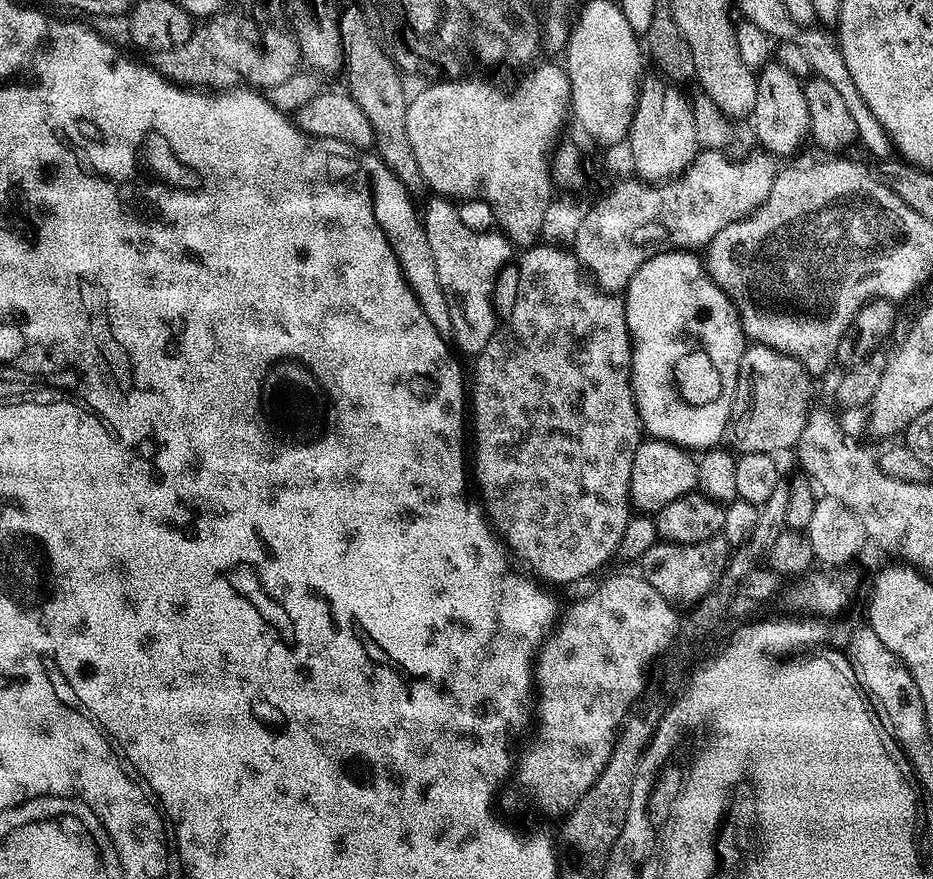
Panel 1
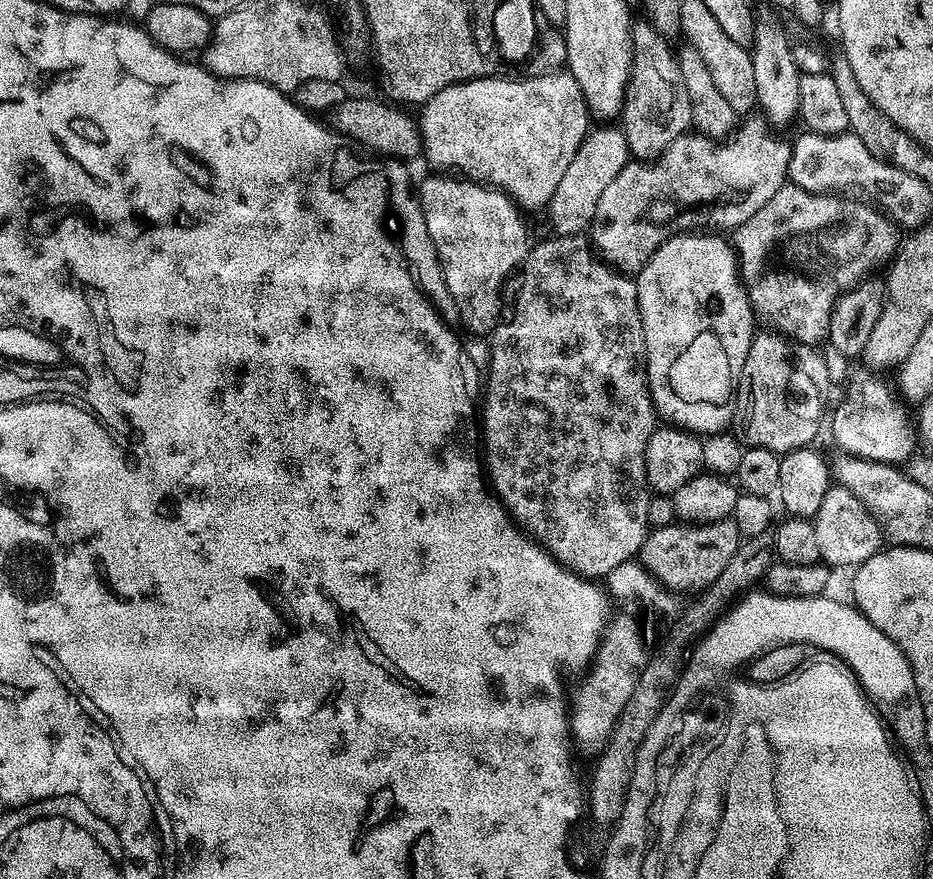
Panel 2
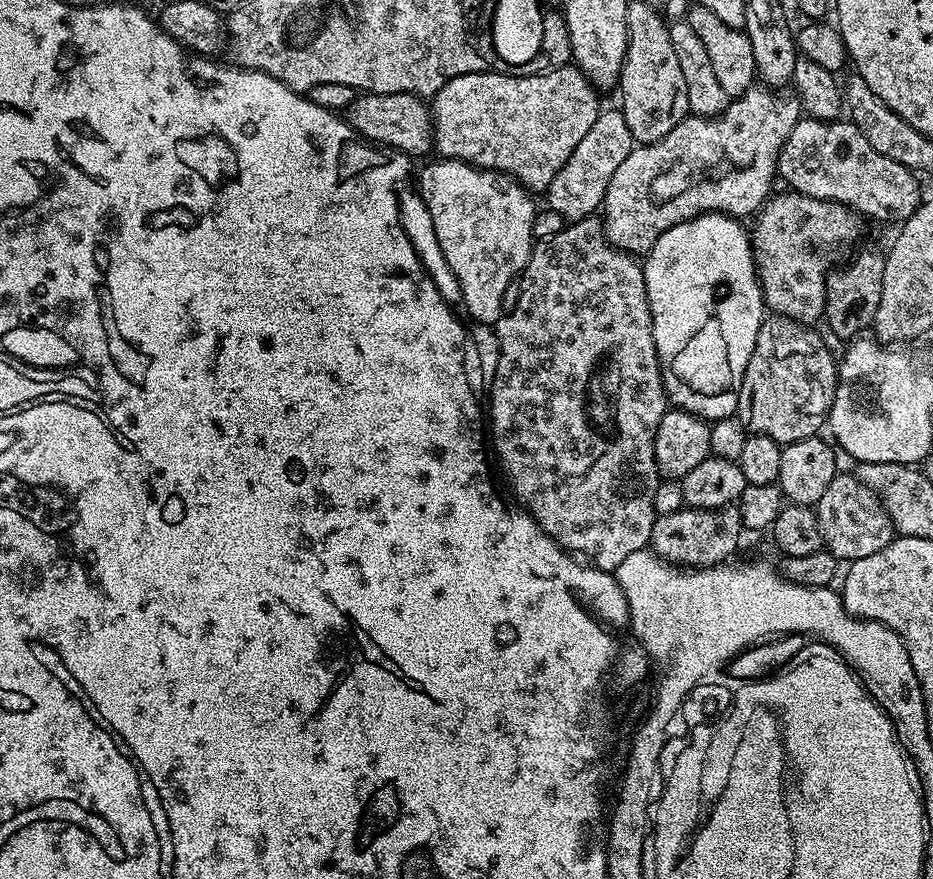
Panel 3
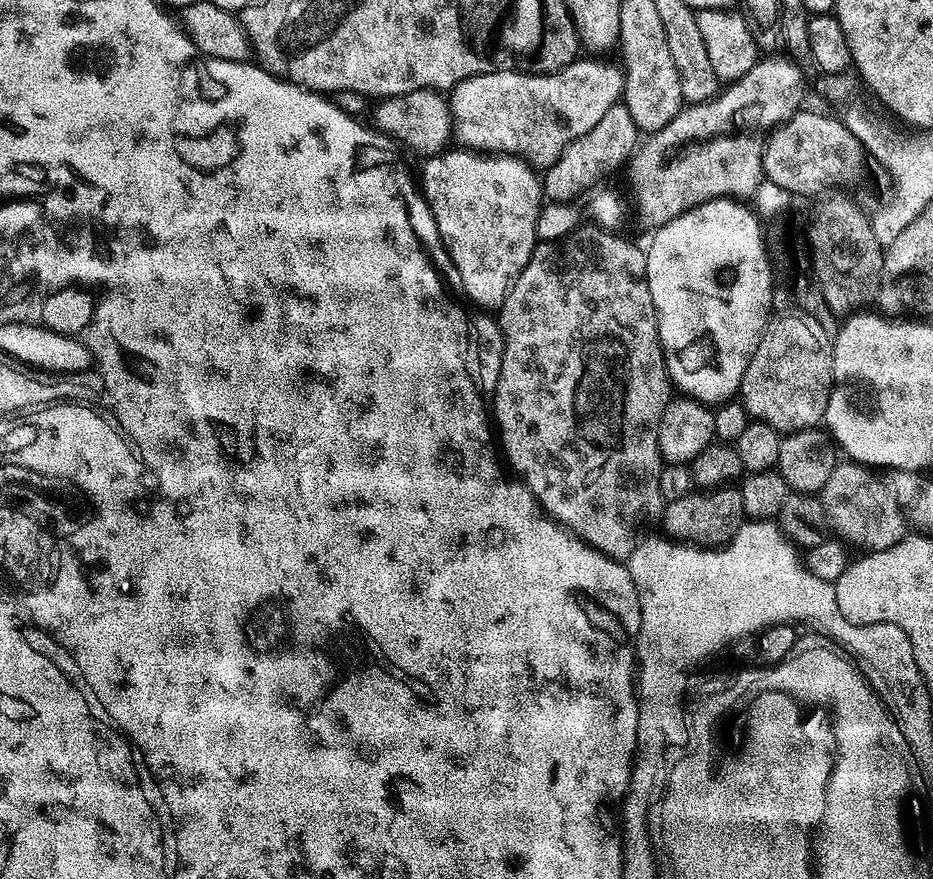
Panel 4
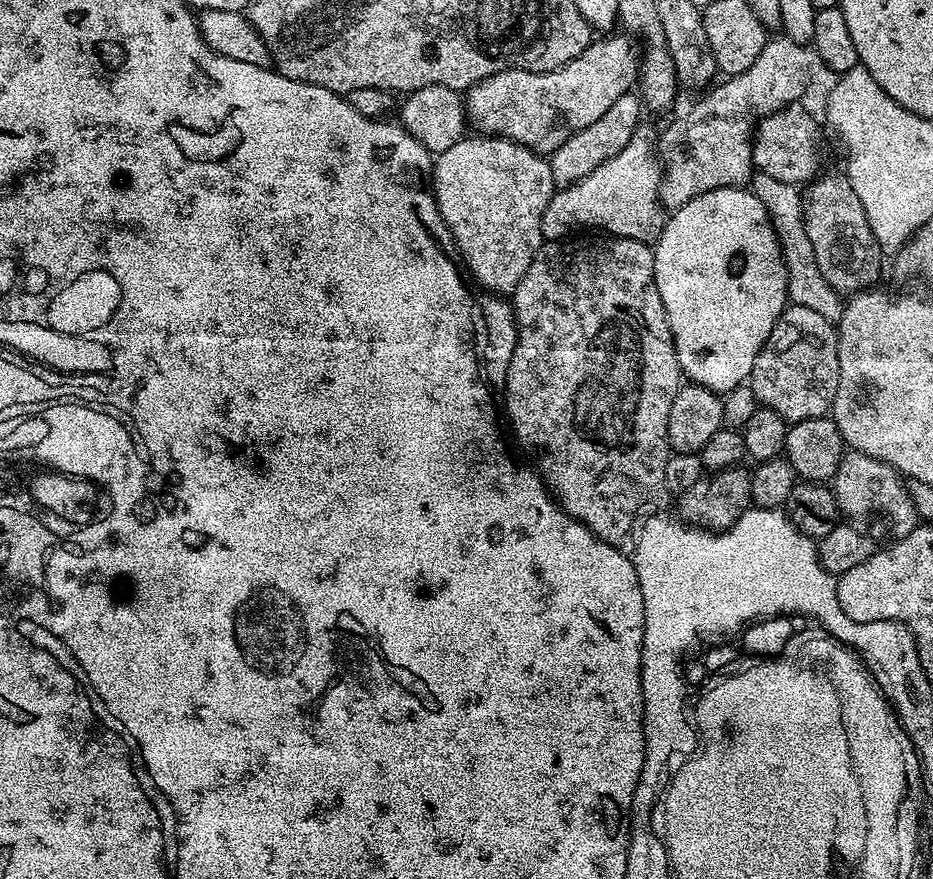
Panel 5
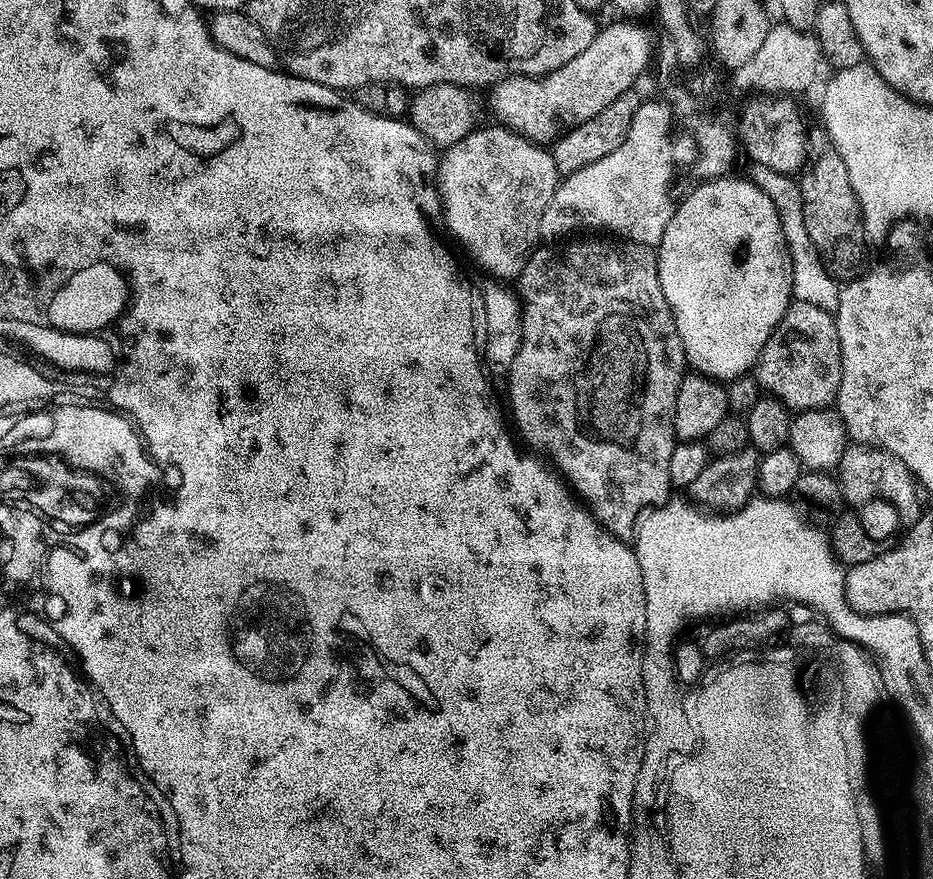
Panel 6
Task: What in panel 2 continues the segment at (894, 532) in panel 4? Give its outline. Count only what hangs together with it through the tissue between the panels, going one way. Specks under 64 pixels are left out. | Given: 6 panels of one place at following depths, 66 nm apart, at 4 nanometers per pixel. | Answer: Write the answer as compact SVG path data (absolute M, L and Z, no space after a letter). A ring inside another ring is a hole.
M839 486L828 488L826 498L822 498L822 506L818 506L818 514L814 518L814 523L820 560L828 566L834 566L834 564L840 568L846 567L847 564L859 566L882 547L879 522L868 513L868 507L845 488Z

